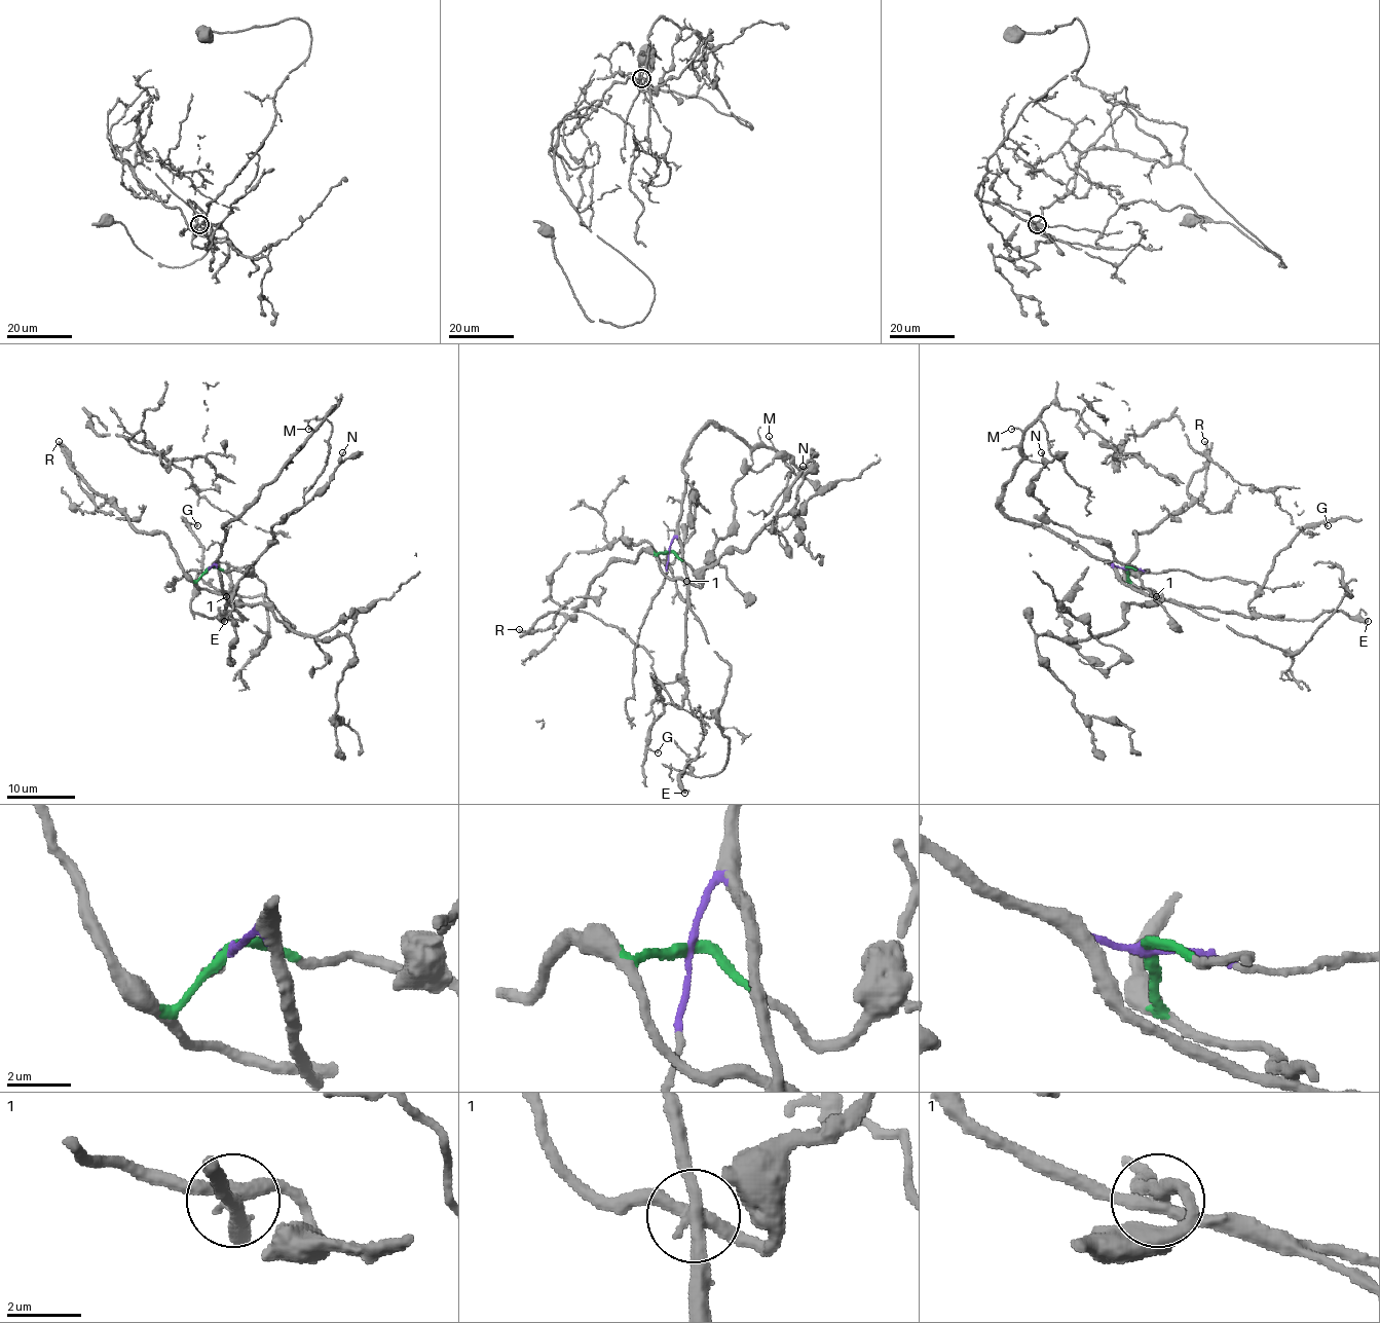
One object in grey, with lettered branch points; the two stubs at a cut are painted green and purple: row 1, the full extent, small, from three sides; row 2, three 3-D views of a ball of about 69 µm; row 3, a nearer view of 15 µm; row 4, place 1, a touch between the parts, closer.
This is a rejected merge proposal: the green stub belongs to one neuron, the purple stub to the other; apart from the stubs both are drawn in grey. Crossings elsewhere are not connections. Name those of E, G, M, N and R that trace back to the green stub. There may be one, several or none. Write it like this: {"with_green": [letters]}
{"with_green": ["N", "R"]}

